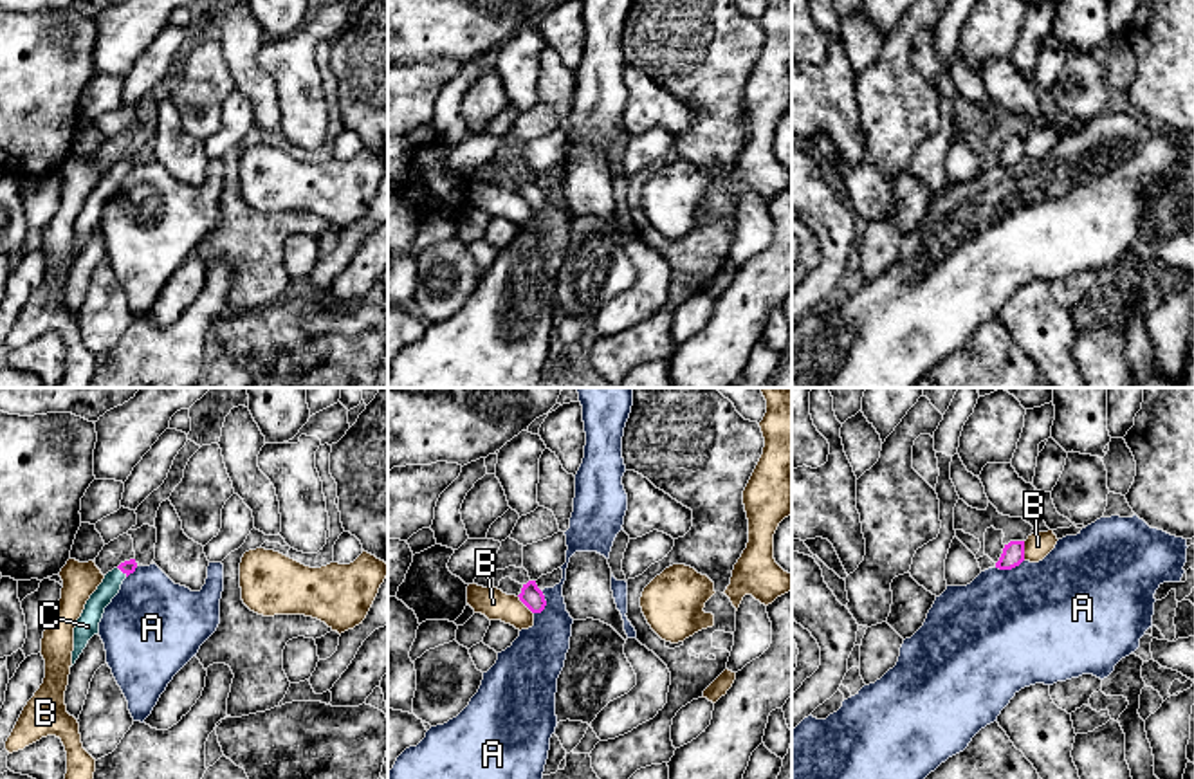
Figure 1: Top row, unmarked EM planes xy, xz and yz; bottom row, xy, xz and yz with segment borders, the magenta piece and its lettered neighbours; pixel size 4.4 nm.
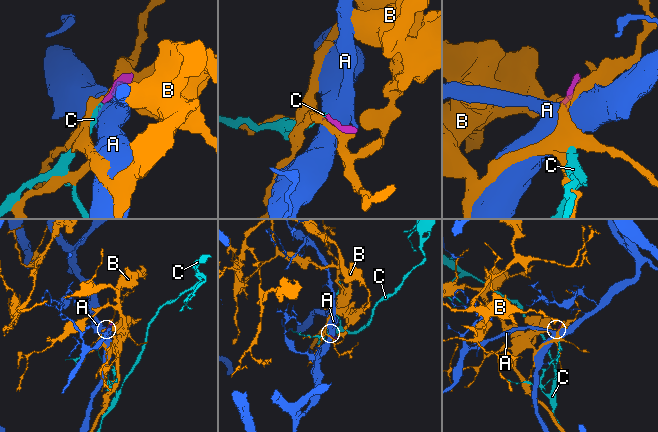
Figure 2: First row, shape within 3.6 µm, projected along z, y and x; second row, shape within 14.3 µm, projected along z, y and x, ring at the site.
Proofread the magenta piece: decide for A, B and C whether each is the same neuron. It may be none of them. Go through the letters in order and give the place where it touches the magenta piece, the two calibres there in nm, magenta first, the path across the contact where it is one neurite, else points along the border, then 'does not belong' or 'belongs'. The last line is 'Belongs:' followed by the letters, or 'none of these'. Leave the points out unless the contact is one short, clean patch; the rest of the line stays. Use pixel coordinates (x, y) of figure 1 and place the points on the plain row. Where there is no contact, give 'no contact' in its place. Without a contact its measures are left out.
A: meets magenta in xz at (545, 201); 100 nm thick on the magenta side, 260 nm on the other; border along xz (540, 186), (545, 202), (534, 210); does not belong
B: meets magenta in yz at (1023, 146); 100 nm thick on the magenta side, 120 nm on the other; does not belong
C: meets magenta in xy at (123, 168); 60 nm thick on the magenta side, 90 nm on the other; runs through xy (128, 163), (123, 168), (94, 204); belongs
Belongs: C

